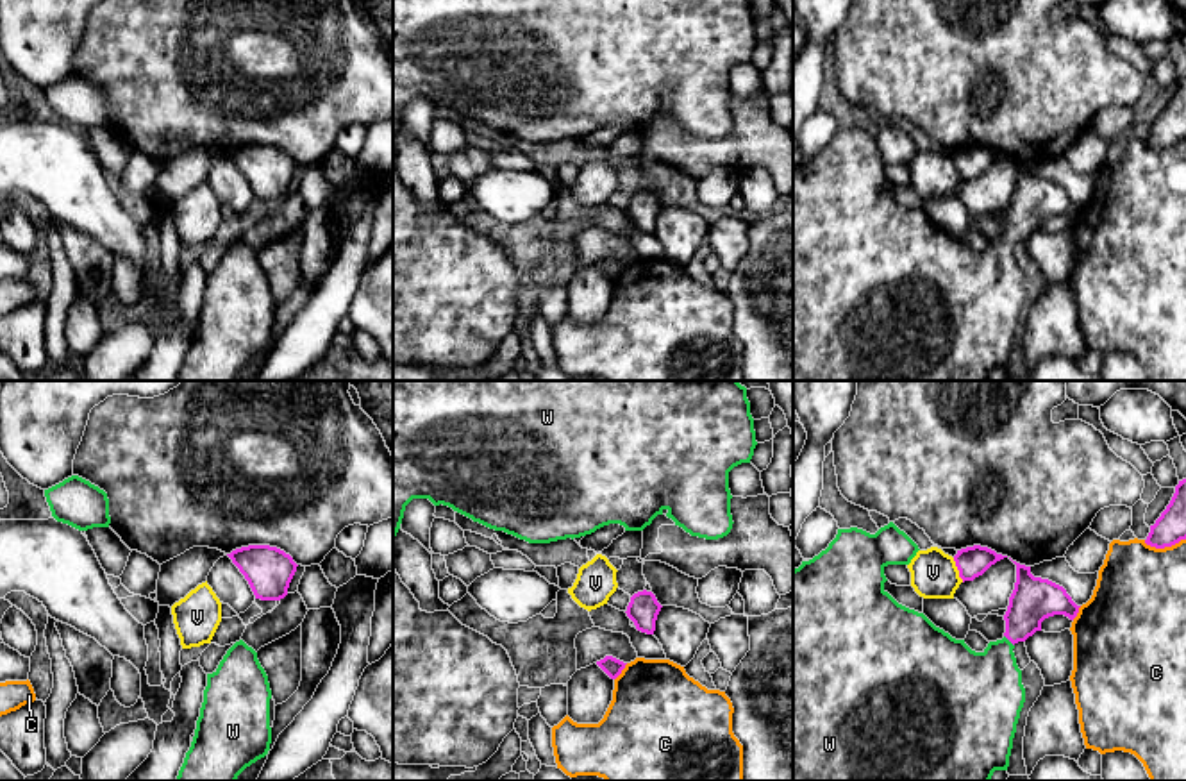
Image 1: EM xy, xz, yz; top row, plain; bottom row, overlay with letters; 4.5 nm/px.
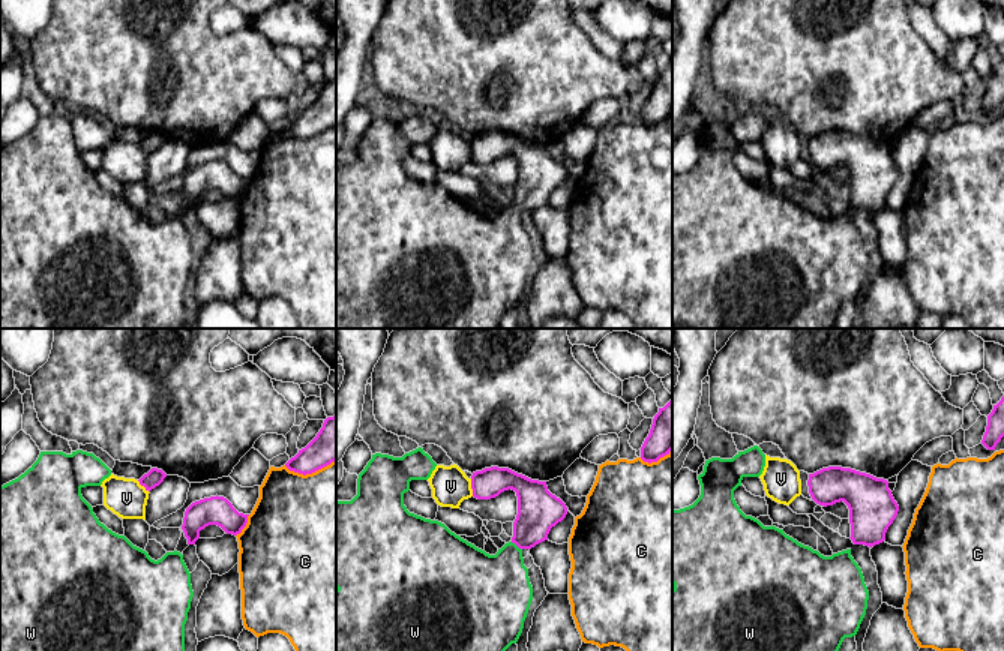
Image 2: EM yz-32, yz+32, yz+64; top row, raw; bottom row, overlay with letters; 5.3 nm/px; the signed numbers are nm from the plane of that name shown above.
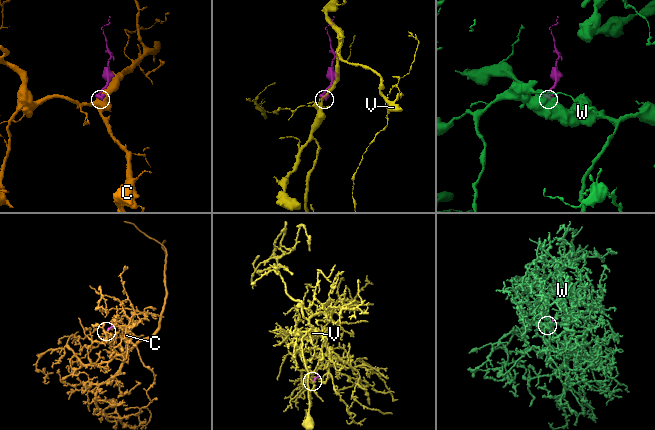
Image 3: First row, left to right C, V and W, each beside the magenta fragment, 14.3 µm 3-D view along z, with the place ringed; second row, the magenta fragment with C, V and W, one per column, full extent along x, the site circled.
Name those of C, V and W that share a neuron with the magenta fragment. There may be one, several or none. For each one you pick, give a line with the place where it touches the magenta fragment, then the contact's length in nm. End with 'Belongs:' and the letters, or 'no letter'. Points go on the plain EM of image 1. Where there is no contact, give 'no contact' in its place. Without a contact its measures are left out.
W: contact yz (1008, 238); length 70 nm
Belongs: W

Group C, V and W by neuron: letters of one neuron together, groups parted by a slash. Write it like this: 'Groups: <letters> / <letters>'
Groups: C / V / W

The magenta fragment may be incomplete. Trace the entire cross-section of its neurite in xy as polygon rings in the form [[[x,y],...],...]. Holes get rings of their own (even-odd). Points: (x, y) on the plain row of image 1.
[[[248,145],[227,155],[245,175],[255,198],[280,200],[288,195],[298,164],[284,150],[270,145]]]

